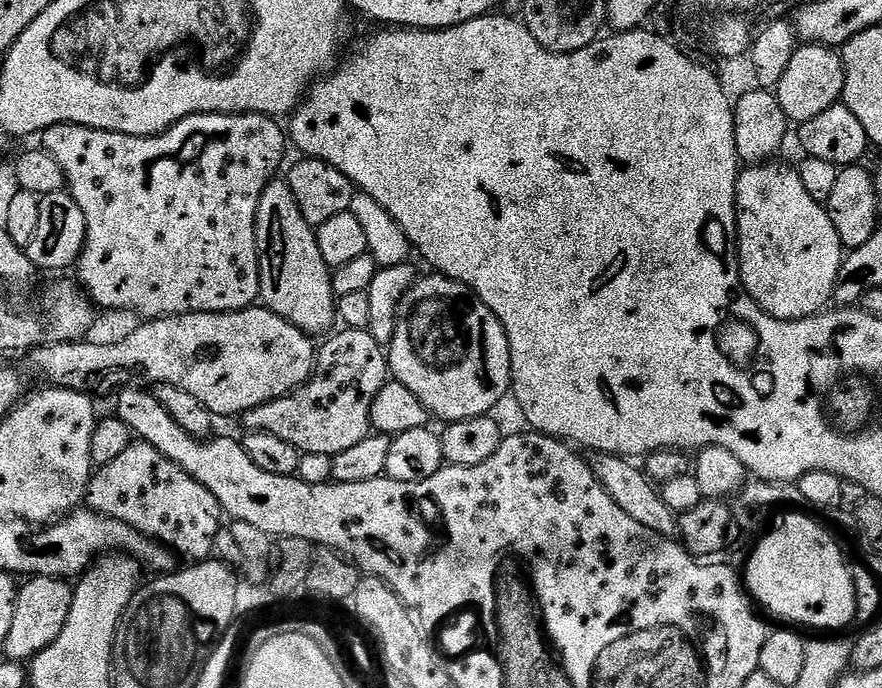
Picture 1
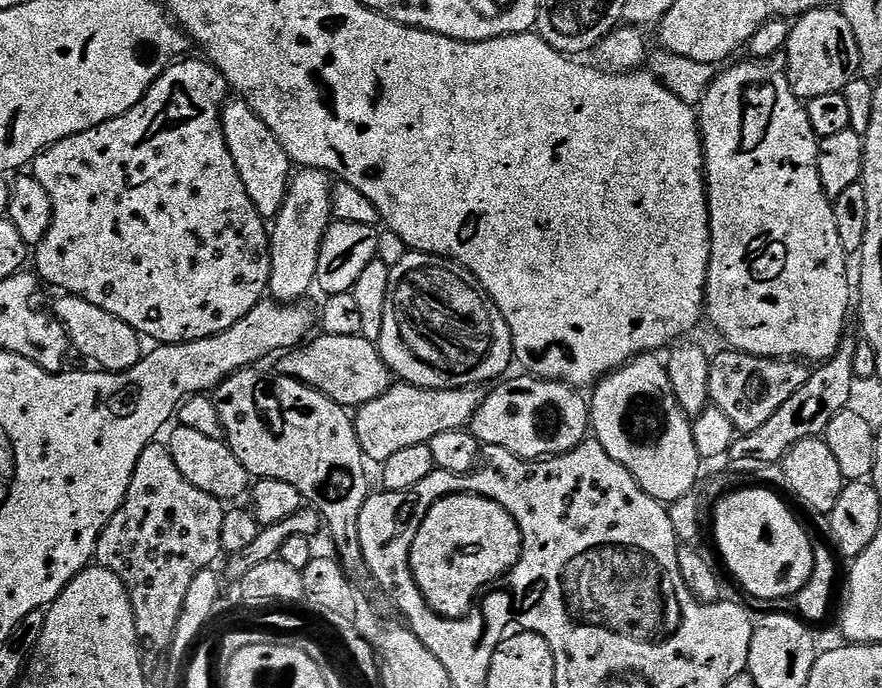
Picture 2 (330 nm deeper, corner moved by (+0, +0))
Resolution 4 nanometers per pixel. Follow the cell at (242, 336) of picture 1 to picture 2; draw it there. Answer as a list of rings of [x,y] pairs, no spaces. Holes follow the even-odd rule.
[[[317,335],[309,339],[303,346],[289,351],[281,362],[279,371],[303,384],[309,384],[314,390],[326,394],[342,407],[355,410],[360,405],[378,398],[388,391],[394,383],[386,362],[380,357],[379,347],[364,336],[338,338],[337,336]]]

